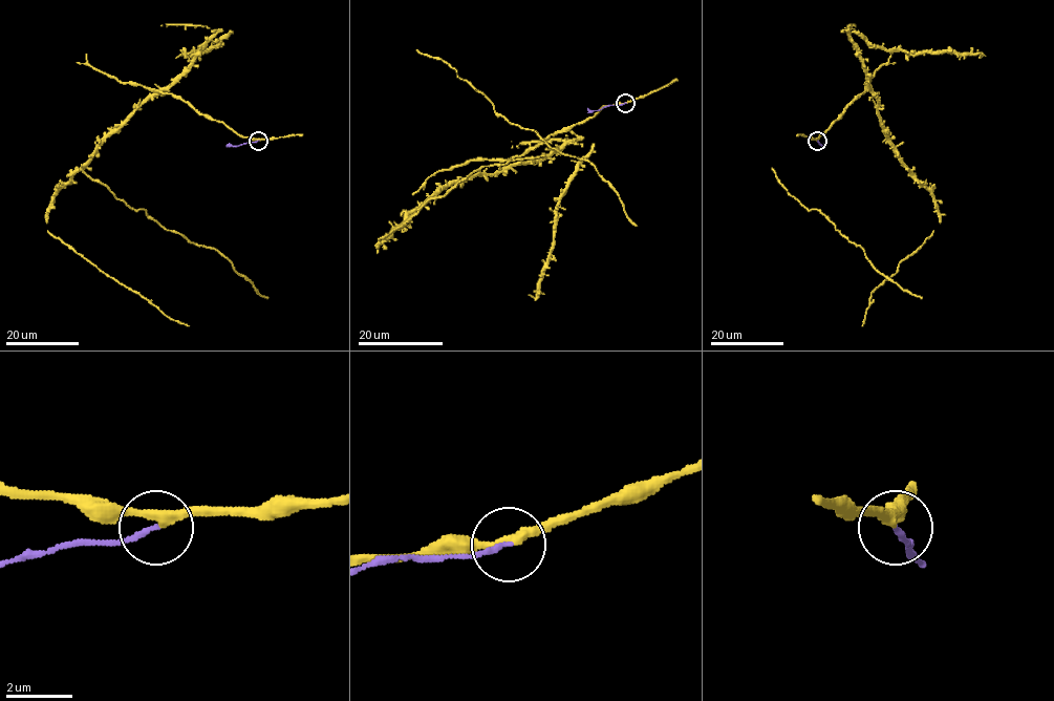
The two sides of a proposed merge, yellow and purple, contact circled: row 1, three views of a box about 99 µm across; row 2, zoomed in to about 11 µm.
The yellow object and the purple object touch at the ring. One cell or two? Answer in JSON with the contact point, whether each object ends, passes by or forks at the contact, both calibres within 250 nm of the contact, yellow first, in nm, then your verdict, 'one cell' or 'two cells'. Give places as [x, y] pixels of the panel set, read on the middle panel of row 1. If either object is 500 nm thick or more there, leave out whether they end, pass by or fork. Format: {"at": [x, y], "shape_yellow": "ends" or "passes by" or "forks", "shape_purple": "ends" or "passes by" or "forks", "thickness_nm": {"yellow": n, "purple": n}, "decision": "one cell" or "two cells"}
{"at": [625, 103], "shape_yellow": "passes by", "shape_purple": "ends", "thickness_nm": {"yellow": 280, "purple": 150}, "decision": "one cell"}

